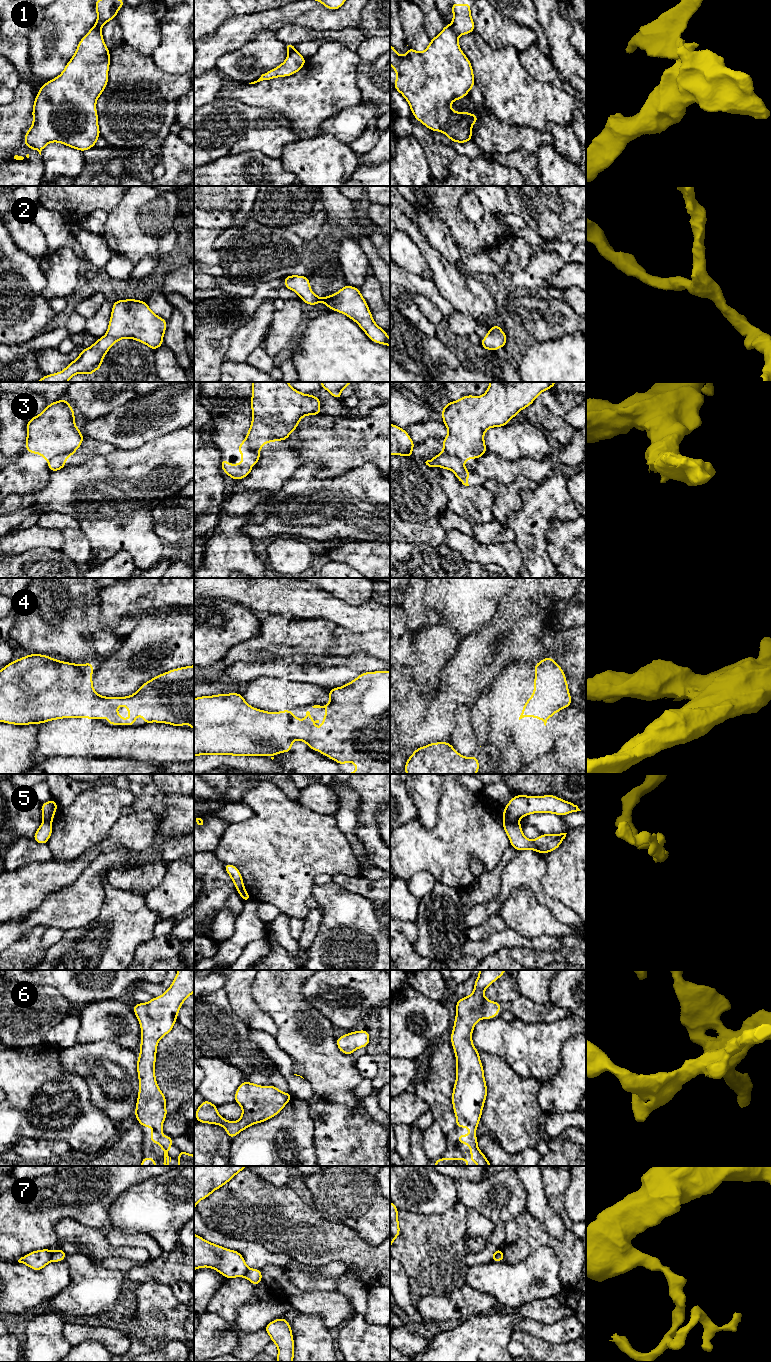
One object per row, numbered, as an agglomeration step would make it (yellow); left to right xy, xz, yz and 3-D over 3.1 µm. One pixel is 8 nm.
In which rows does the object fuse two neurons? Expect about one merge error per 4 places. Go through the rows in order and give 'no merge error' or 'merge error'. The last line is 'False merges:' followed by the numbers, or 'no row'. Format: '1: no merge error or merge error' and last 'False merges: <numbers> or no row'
1: merge error
2: no merge error
3: merge error
4: no merge error
5: merge error
6: no merge error
7: merge error
False merges: 1, 3, 5, 7

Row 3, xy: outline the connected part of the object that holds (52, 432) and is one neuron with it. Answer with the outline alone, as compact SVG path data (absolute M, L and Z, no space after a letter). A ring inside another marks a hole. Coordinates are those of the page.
M65 398L48 404L26 425L26 451L39 454L47 461L56 455L76 451L84 436L74 422L75 415Z

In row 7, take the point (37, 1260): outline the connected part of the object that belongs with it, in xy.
M49 1249L35 1250L21 1257L18 1262L23 1263L35 1271L42 1270L51 1262L52 1252Z

